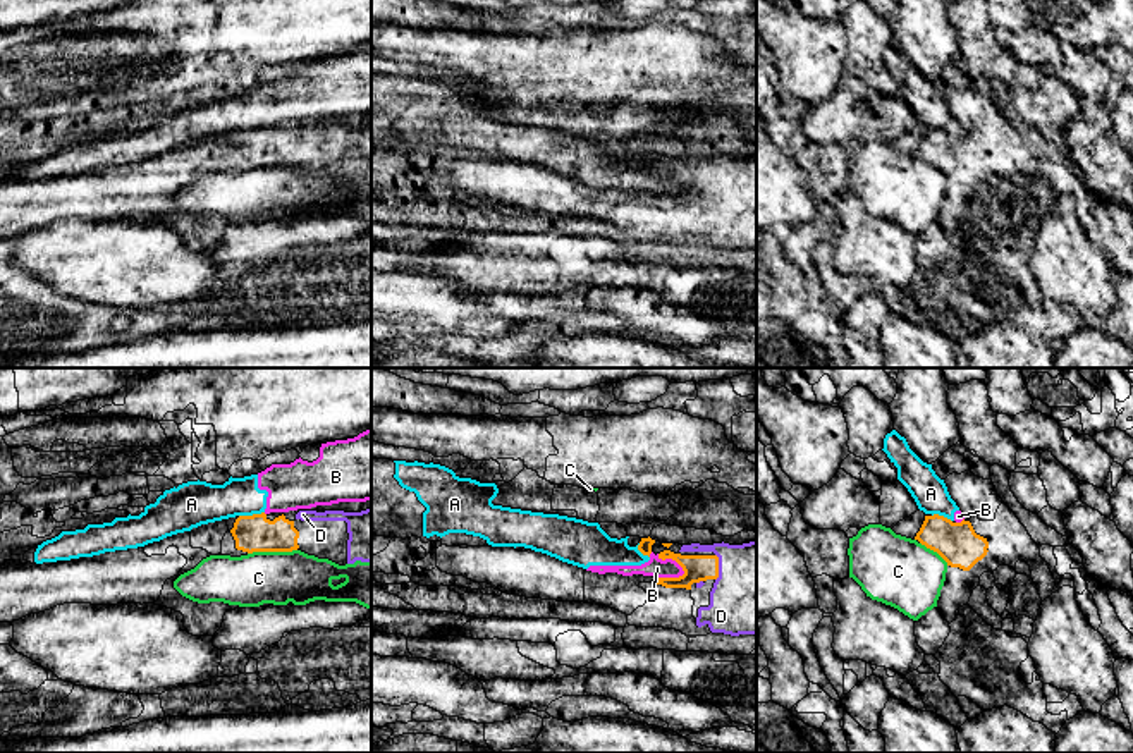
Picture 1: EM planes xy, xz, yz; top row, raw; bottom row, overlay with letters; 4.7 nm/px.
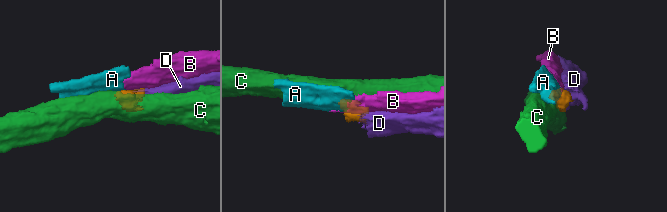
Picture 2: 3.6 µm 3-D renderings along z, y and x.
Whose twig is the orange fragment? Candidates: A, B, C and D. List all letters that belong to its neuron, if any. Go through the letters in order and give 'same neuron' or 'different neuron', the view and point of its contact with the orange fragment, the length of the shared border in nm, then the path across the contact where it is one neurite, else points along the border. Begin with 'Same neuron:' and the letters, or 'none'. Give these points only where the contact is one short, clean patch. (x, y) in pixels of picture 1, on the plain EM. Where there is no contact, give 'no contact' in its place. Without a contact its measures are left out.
Same neuron: D
A: different neuron; meets orange in xy at (253, 129); contact 120 nm long; border along xy (263, 126), (239, 131)
B: different neuron; meets orange in xz at (673, 174); contact 160 nm long; border along xz (657, 169), (662, 174), (673, 174), (685, 188)
C: different neuron; meets orange in xy at (272, 165); contact 240 nm long; border along xy (296, 164), (253, 165), (248, 169)
D: same neuron; meets orange in xz at (717, 183); contact 130 nm long

